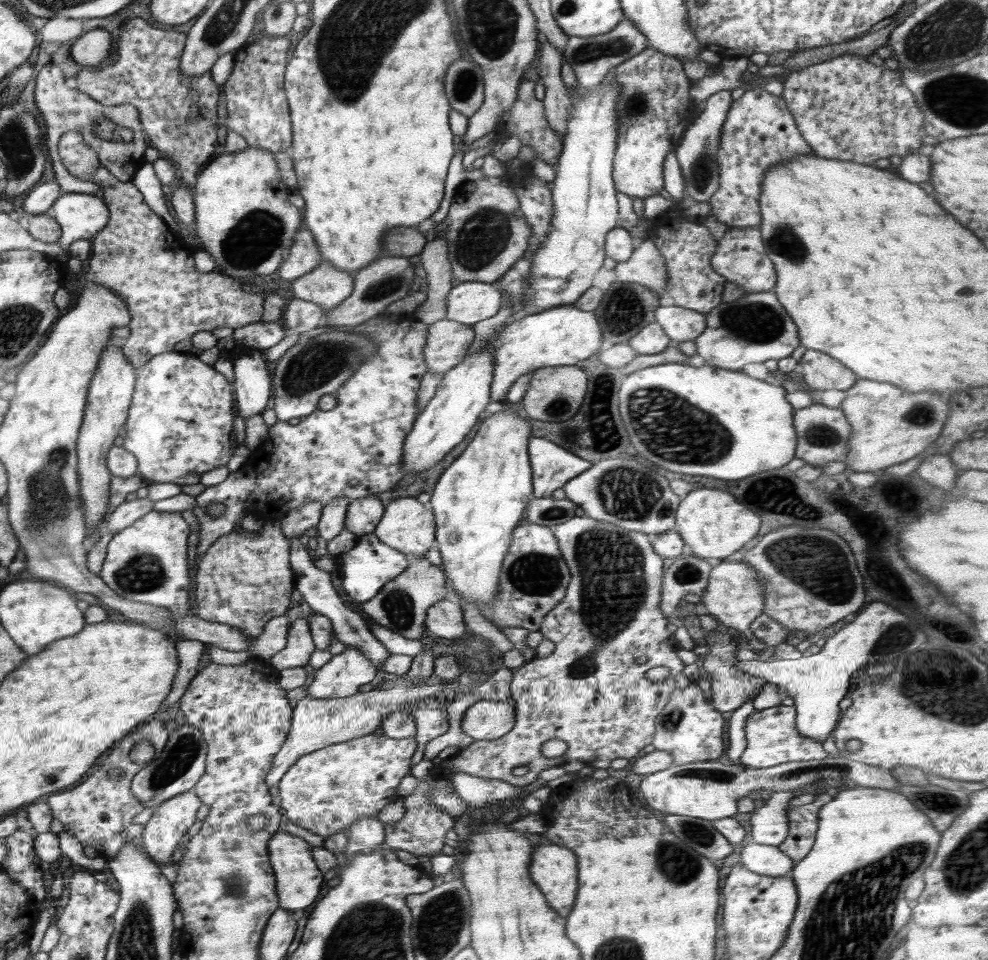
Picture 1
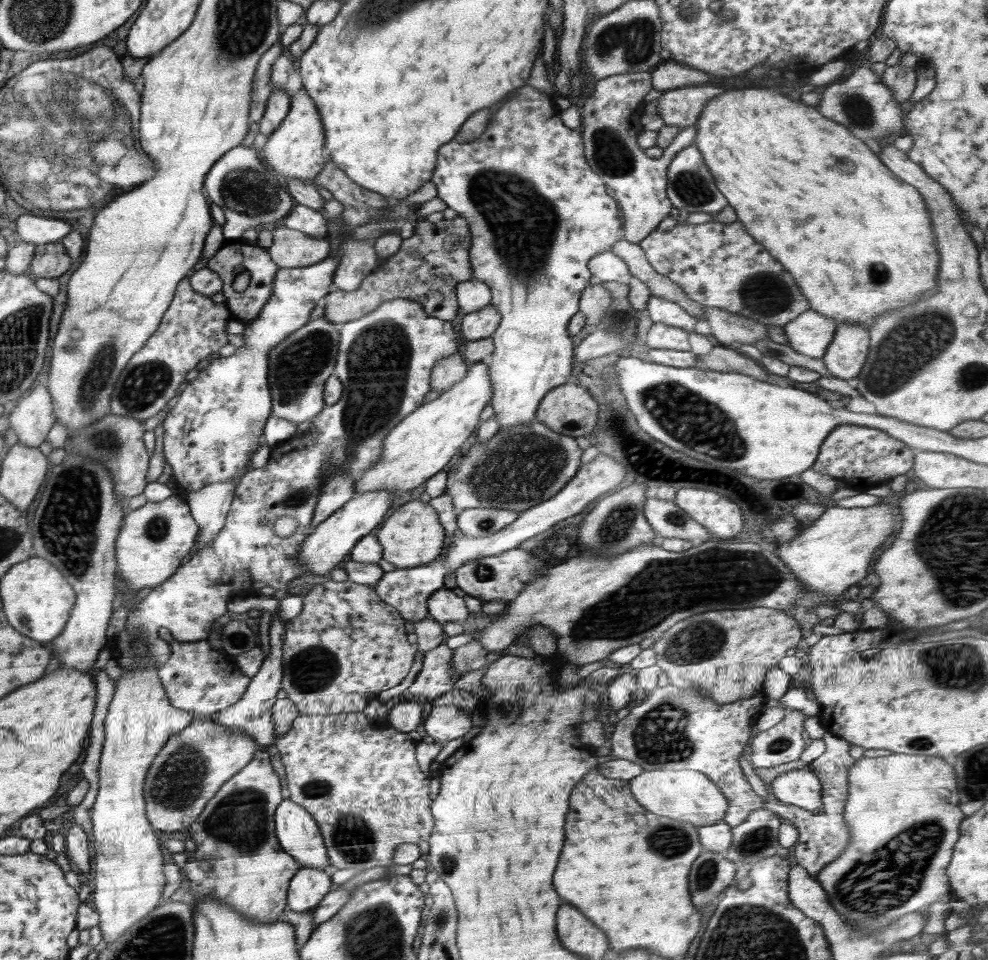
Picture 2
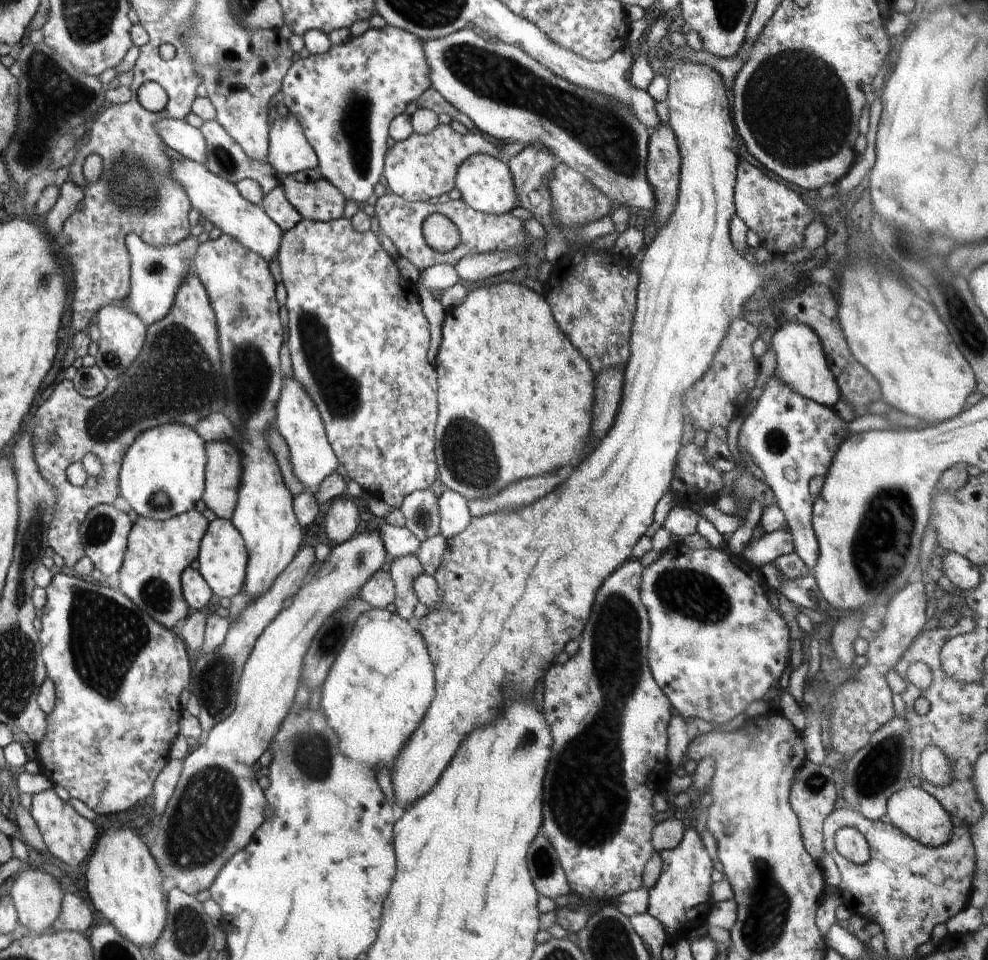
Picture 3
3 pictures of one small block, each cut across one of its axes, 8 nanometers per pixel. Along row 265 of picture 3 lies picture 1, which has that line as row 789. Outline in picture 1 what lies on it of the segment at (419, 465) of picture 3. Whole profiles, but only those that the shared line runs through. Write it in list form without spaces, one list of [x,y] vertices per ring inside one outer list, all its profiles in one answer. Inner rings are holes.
[[[370,733],[314,750],[298,758],[277,784],[280,790],[279,808],[284,814],[285,821],[290,820],[303,829],[328,838],[338,832],[348,832],[351,824],[360,817],[377,817],[384,806],[401,799],[396,793],[397,788],[400,780],[411,771],[410,760],[416,752],[416,744],[415,736],[397,739]]]

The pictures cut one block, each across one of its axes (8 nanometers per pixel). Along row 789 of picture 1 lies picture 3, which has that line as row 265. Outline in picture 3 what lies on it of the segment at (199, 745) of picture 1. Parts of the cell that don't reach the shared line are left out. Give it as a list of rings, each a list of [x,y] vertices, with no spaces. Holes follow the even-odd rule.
[[[131,234],[126,243],[131,256],[131,292],[126,298],[129,301],[128,307],[150,327],[155,322],[162,320],[172,310],[176,292],[186,278],[184,274],[188,274],[192,265],[192,254],[198,248],[198,240],[190,234],[189,237],[174,246],[154,248],[154,246],[142,242],[135,234]]]

